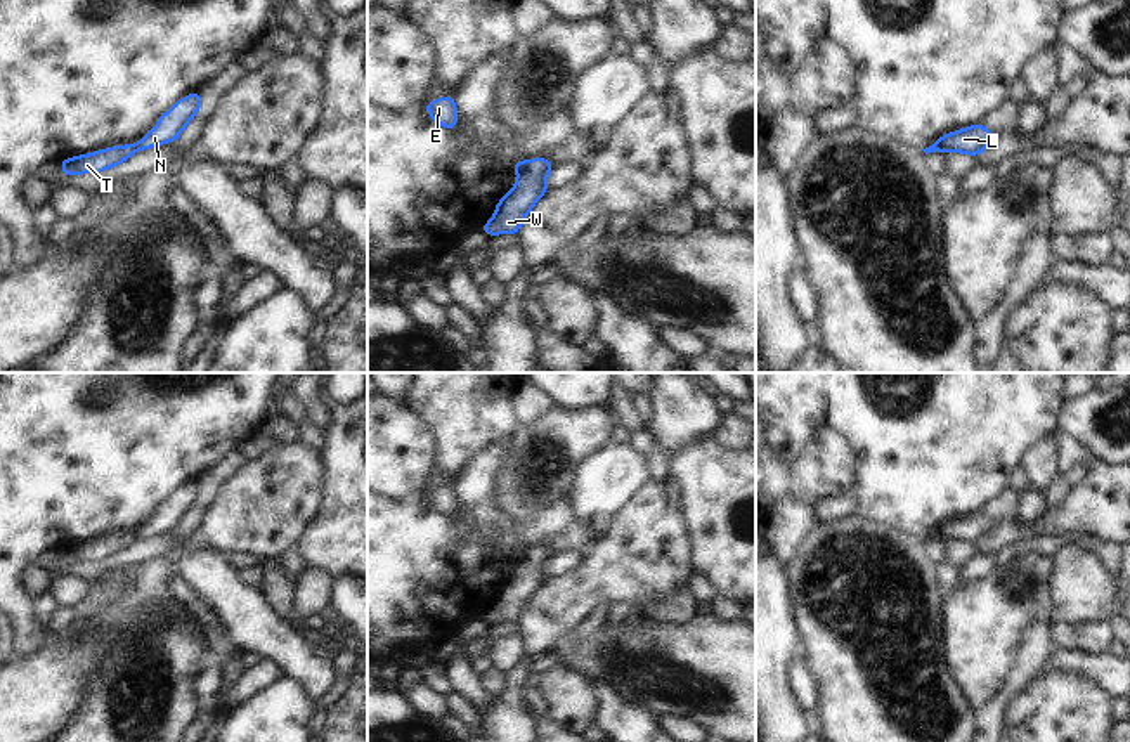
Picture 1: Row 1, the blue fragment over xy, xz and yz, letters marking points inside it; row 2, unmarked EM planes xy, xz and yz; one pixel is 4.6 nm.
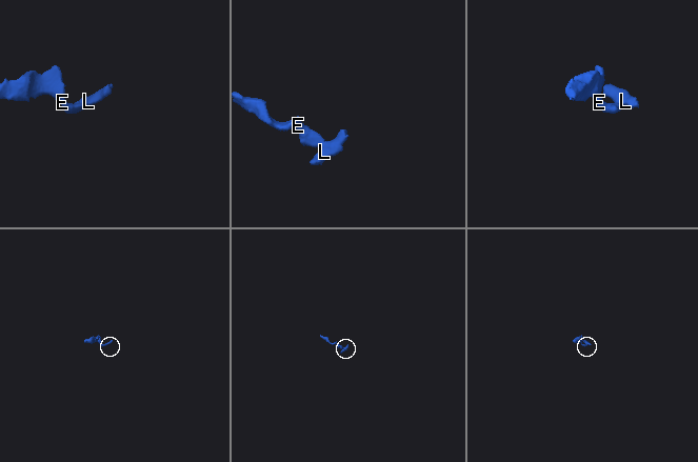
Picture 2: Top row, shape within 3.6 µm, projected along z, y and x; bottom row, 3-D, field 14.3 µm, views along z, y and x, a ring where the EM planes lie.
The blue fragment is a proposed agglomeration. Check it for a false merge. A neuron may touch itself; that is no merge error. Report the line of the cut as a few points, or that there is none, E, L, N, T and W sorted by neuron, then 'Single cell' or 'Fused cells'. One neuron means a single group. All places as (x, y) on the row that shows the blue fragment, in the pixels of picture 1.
Split along xy (136, 144), (139, 149). Groups: E T / L N W. Fused cells

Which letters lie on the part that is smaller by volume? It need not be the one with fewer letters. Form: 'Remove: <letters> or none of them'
Remove: L, N, W

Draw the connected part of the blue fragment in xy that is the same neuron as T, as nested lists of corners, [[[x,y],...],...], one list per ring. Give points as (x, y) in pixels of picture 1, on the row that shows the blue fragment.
[[[135,142],[125,146],[109,146],[87,154],[66,158],[59,163],[59,168],[66,177],[94,173],[99,175],[104,170],[114,168],[125,163],[130,156],[139,153]]]

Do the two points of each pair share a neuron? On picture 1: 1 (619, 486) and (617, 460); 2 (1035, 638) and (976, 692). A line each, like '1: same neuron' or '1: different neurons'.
1: same neuron
2: different neurons

